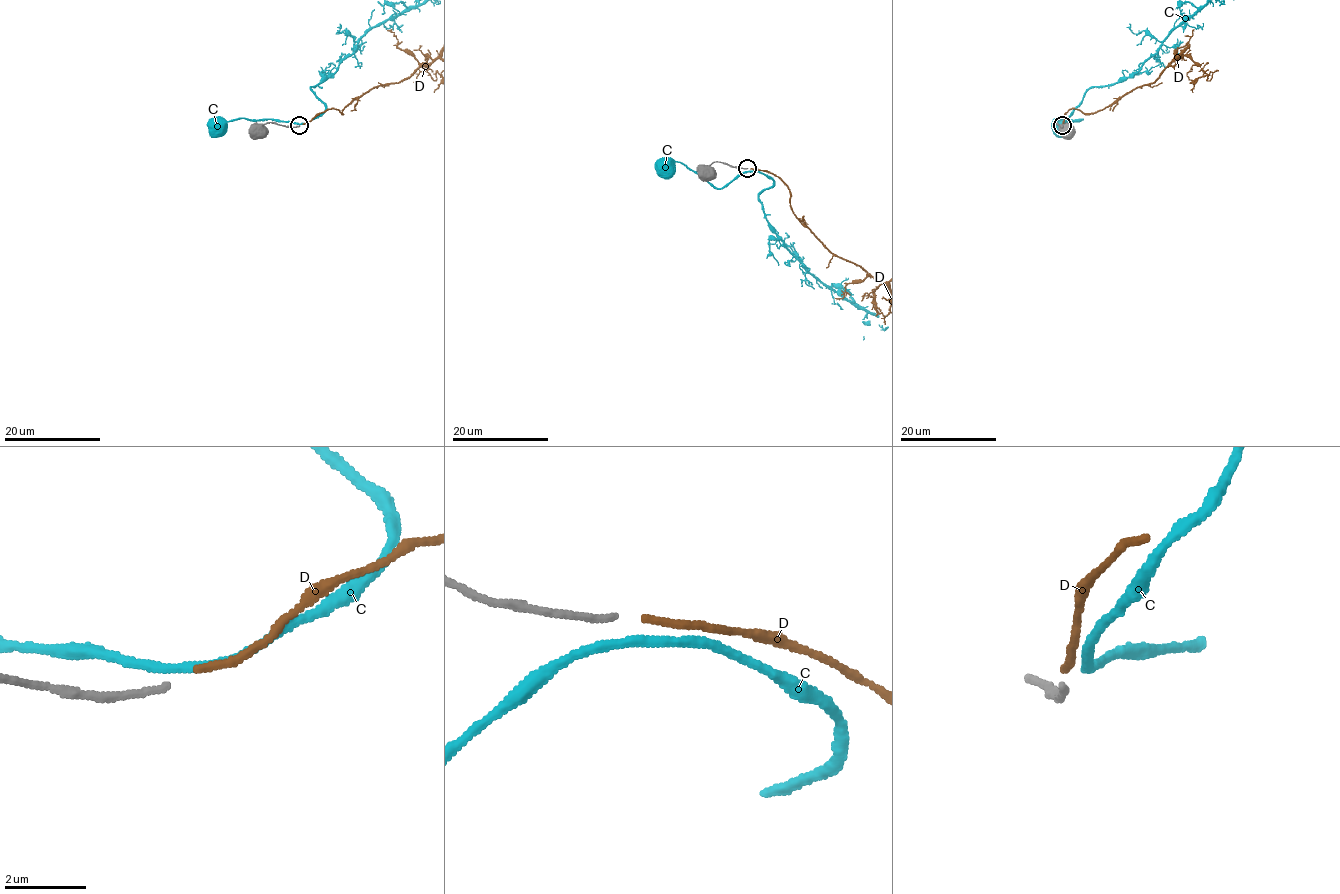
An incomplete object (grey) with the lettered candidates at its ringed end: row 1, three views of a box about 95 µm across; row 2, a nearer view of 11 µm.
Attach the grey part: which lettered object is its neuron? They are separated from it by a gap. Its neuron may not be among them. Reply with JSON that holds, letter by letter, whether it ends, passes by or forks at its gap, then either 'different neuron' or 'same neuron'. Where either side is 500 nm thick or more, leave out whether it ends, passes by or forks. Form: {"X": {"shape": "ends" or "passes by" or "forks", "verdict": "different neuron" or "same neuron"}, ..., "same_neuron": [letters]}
{"C": {"shape": "passes by", "verdict": "different neuron"}, "D": {"shape": "ends", "verdict": "different neuron"}, "same_neuron": []}

